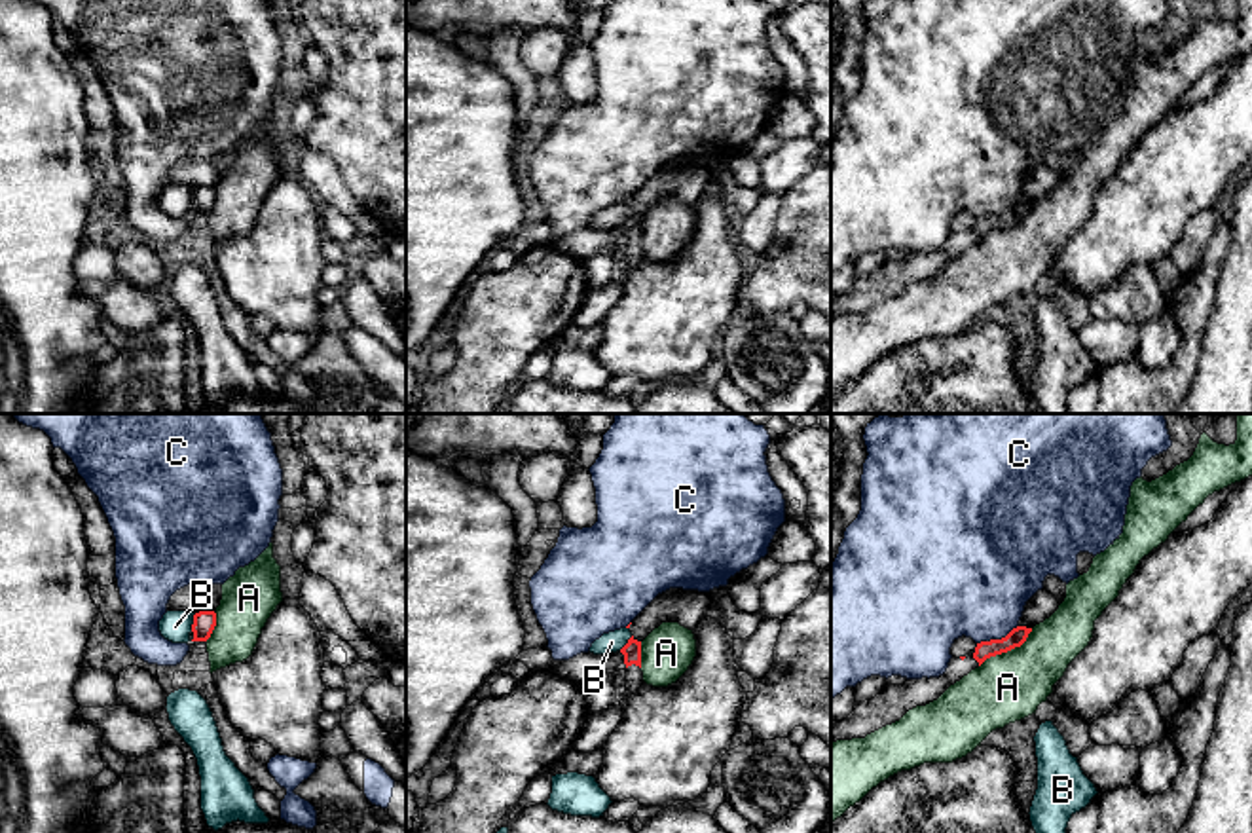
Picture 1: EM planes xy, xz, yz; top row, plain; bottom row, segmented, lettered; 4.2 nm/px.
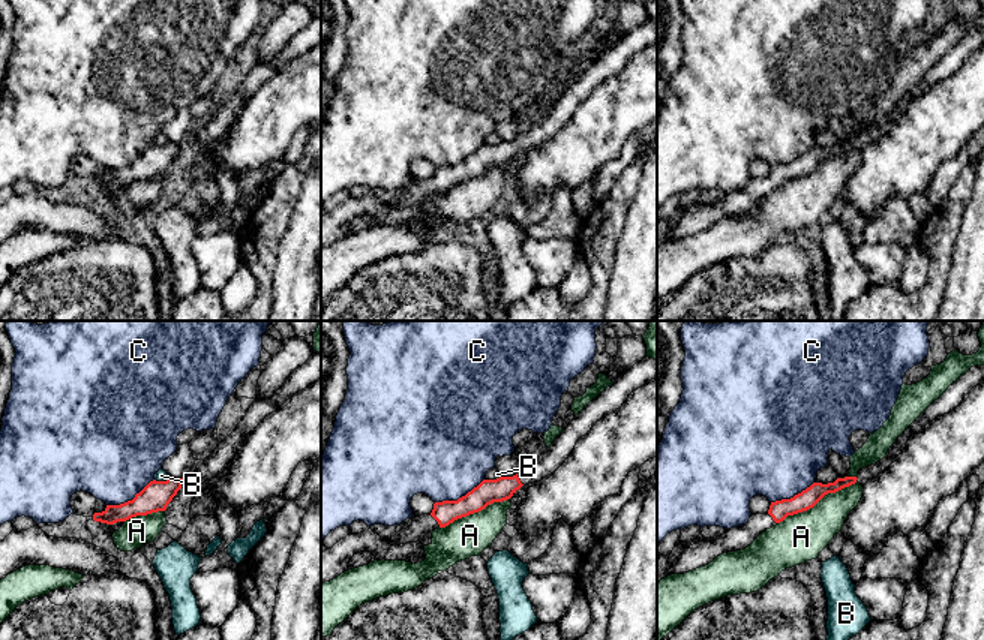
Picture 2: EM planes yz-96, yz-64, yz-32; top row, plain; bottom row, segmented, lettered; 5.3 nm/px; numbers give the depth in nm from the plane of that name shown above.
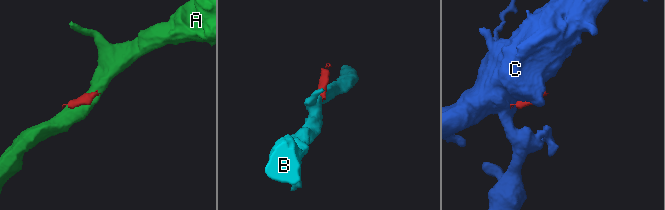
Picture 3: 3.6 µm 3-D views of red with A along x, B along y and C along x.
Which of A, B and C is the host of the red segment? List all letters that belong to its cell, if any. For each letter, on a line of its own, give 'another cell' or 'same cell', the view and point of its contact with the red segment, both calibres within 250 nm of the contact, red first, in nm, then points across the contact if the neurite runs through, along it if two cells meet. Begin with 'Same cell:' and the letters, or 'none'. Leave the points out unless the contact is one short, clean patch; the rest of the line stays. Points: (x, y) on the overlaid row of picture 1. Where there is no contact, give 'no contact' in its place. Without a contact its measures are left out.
Same cell: none
A: another cell; meets red in yz at (1008, 649); 80 nm thick on the red side, 300 nm on the other
B: another cell; meets red in xy at (194, 623); 100 nm thick on the red side, 130 nm on the other; border along xy (196, 613), (190, 630)
C: another cell; meets red in yz at (996, 640); 80 nm thick on the red side, 440 nm on the other

